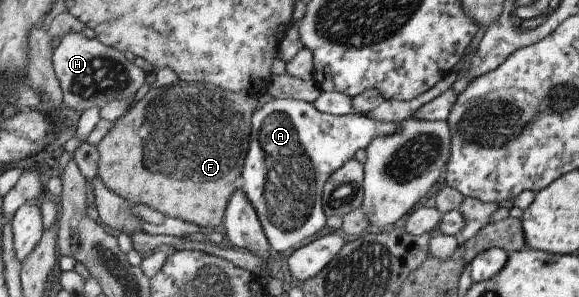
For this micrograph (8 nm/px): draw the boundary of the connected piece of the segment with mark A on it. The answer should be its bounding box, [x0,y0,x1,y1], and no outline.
[238,98,397,251]

